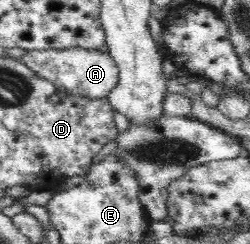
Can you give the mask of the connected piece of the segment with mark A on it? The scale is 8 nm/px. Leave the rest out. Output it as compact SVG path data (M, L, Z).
M75 47L63 50L32 50L28 51L22 61L37 76L51 81L62 91L91 100L107 97L119 80L119 69L113 57L109 56L109 53L101 53L98 49Z

